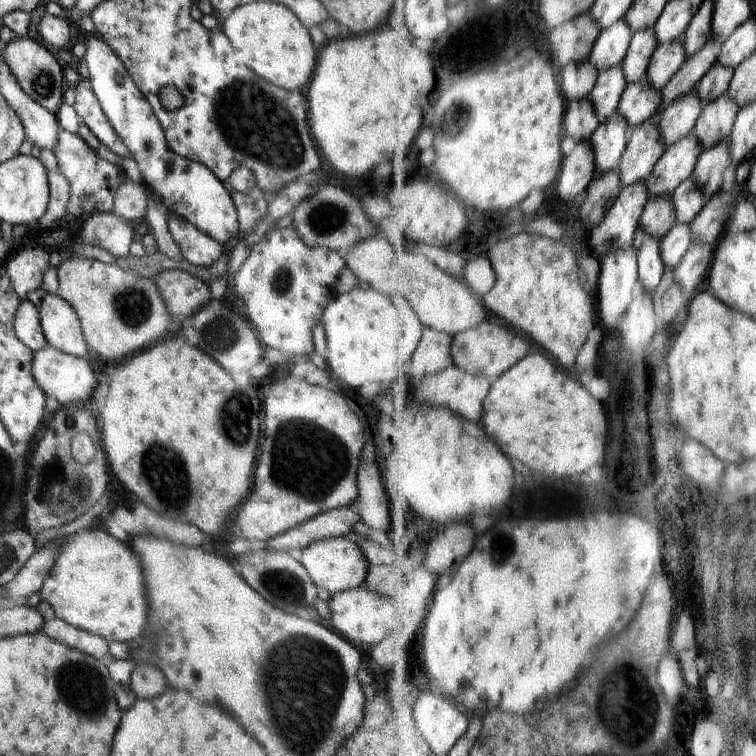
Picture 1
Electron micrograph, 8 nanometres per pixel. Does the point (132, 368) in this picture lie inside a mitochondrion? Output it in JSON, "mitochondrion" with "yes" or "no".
{"mitochondrion":"no"}

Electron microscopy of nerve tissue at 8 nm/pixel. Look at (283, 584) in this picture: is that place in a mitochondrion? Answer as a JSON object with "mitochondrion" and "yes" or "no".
{"mitochondrion":"yes"}

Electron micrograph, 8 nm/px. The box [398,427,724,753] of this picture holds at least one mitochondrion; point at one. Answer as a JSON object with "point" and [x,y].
{"point":[625,682]}

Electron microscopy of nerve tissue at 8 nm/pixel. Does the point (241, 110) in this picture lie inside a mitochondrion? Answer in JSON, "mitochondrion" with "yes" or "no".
{"mitochondrion":"yes"}

